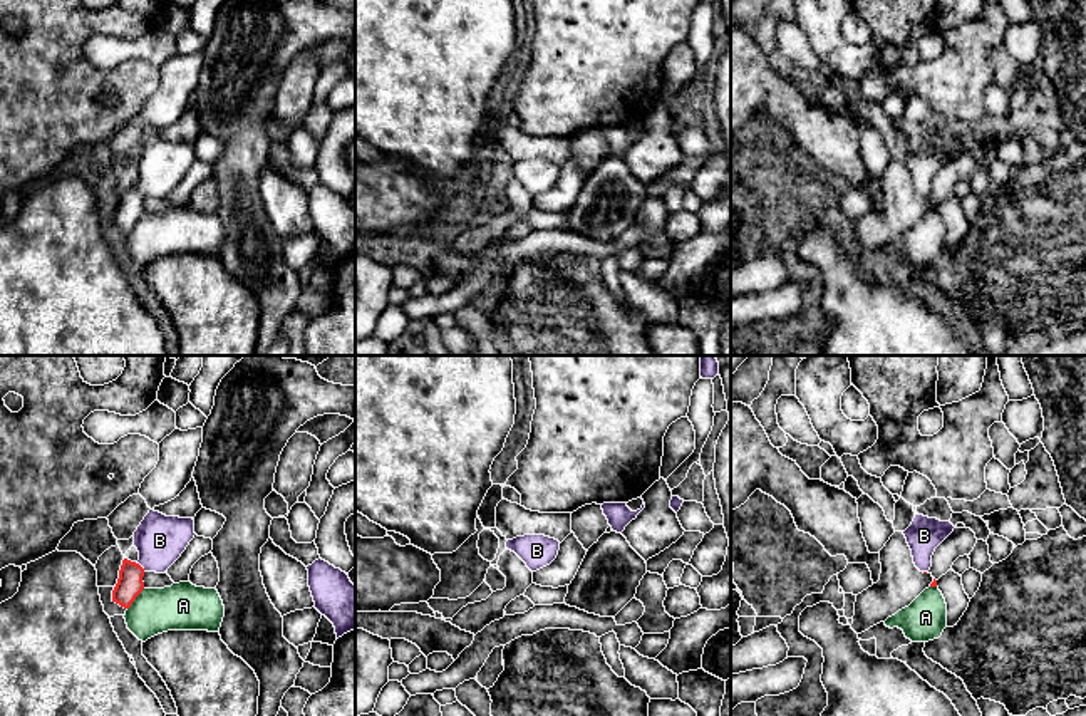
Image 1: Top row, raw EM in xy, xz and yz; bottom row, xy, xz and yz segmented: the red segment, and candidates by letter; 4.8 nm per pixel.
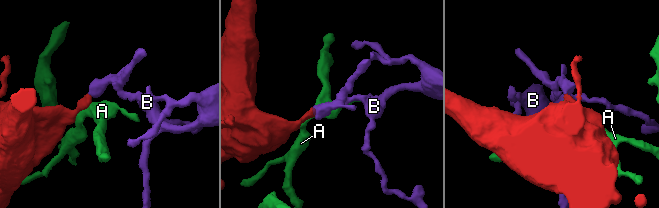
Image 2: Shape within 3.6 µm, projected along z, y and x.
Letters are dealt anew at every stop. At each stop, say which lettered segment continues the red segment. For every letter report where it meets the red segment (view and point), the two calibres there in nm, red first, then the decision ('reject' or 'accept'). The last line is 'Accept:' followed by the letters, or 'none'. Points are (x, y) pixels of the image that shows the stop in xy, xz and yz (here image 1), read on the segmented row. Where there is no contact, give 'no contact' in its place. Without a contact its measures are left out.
A: xy (134, 599) | 130/220 nm | reject
B: xy (141, 567) | 130/240 nm | accept
Accept: B

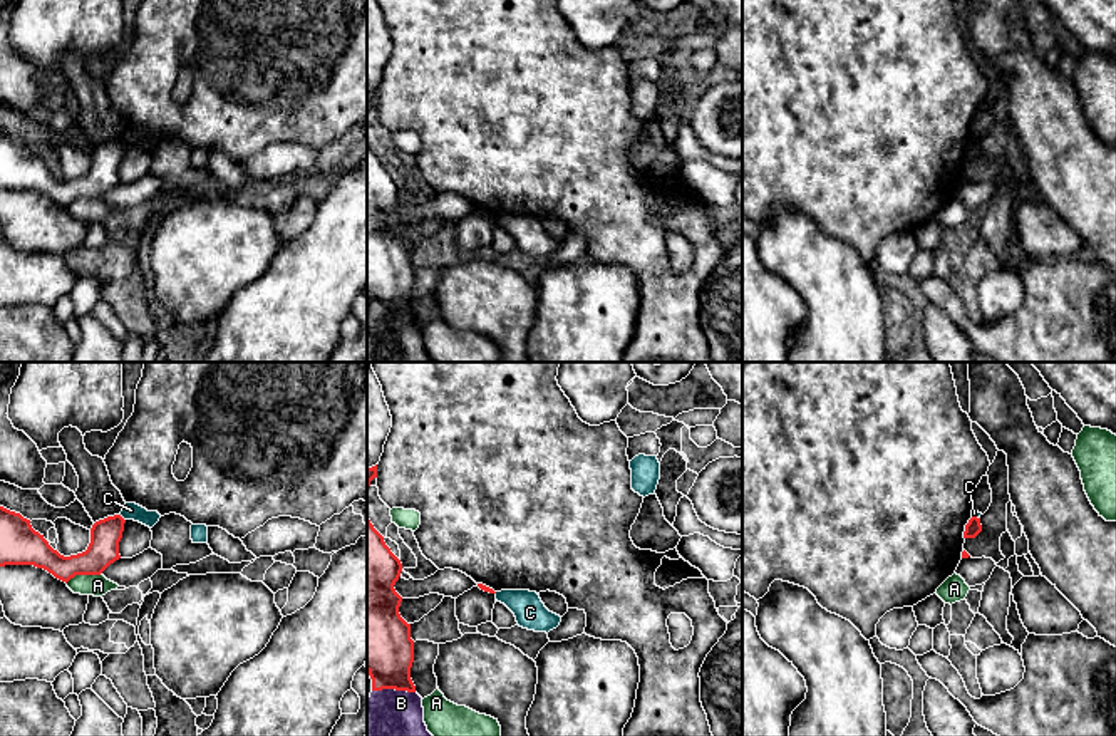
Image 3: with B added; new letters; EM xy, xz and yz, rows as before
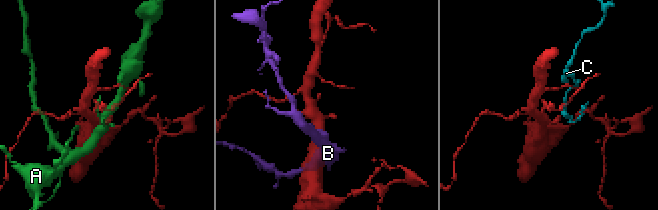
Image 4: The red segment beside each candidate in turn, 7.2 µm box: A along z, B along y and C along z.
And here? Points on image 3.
A: xy (82, 574) | 150/110 nm | reject
B: xz (394, 688) | 320/220 nm | reject
C: xy (123, 518) | 150/80 nm | reject
Accept: none

